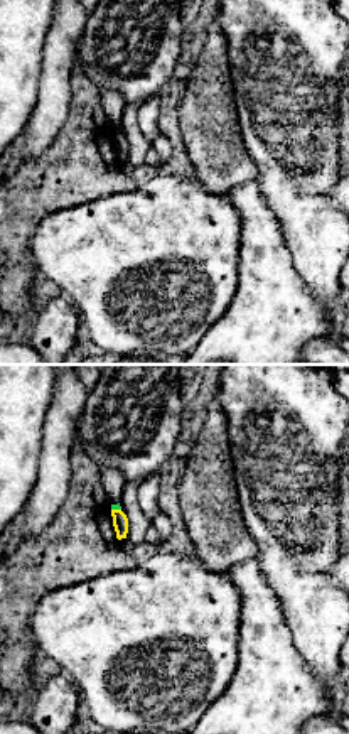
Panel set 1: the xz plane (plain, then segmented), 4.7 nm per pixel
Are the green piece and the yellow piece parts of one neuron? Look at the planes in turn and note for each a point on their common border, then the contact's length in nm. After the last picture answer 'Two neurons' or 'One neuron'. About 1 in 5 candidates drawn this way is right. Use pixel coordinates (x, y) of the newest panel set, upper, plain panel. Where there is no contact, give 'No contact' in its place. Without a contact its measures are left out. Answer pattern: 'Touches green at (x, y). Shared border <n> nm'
Touches green at (117, 130). Shared border 50 nm

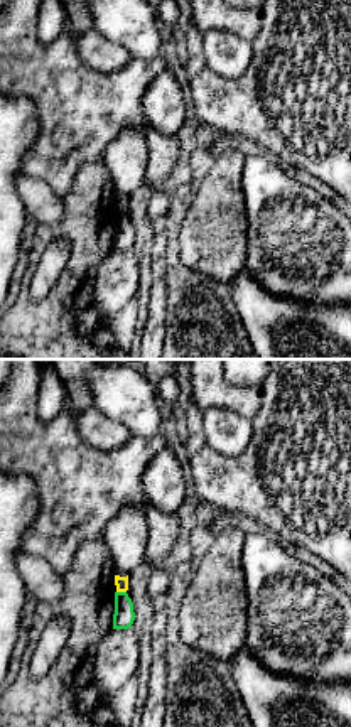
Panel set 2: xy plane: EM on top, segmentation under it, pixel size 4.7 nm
Touches green at (122, 215). Shared border 50 nm

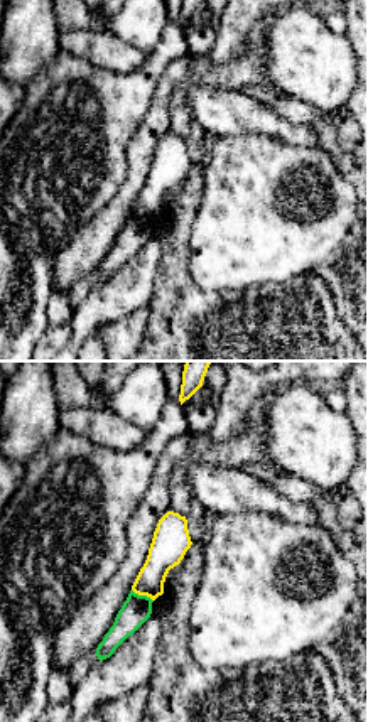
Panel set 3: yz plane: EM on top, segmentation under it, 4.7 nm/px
Touches green at (142, 218). Shared border 120 nm

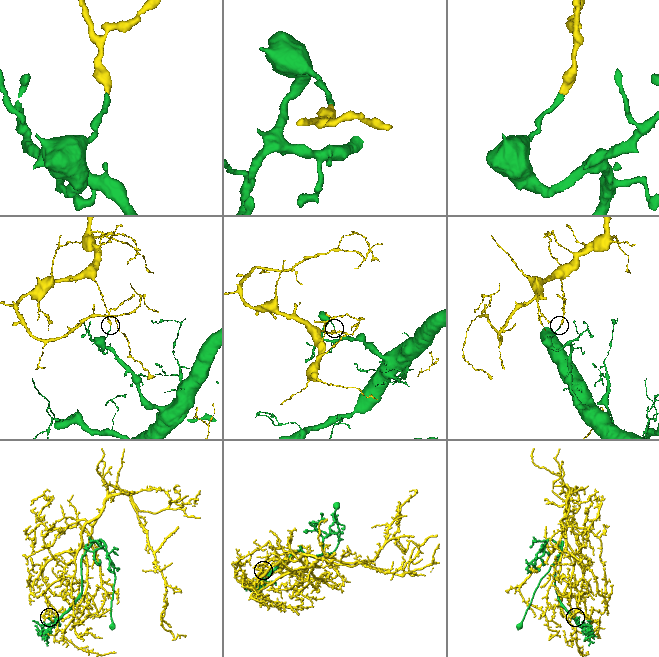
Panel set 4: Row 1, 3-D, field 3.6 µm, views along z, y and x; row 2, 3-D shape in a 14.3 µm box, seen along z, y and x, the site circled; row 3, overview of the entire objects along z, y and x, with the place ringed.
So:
Two neurons

